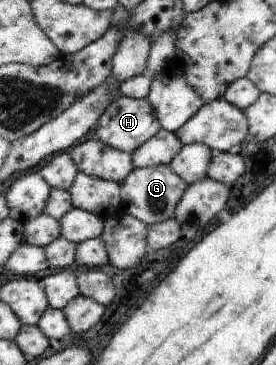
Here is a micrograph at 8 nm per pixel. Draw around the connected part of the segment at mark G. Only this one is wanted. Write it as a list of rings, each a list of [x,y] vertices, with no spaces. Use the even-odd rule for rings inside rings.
[[[162,164],[150,168],[134,168],[133,173],[122,184],[122,189],[123,199],[130,205],[130,213],[148,225],[158,225],[176,217],[177,209],[189,190],[189,183],[171,165]]]

